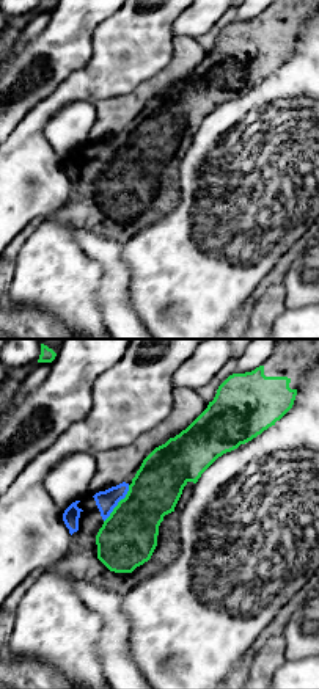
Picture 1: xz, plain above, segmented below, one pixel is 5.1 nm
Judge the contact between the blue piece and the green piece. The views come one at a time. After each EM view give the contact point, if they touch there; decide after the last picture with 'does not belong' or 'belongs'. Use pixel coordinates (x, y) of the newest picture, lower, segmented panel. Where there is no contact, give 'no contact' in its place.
(117, 504)

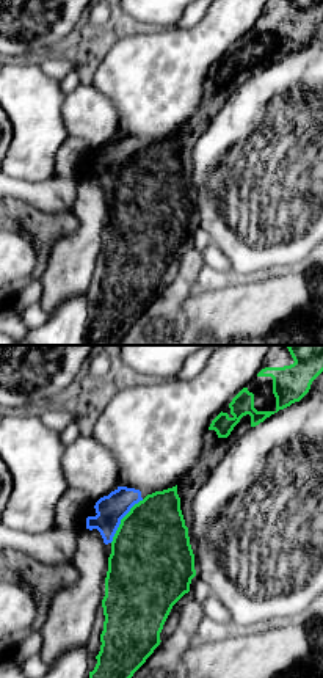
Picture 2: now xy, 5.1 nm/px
(121, 518)

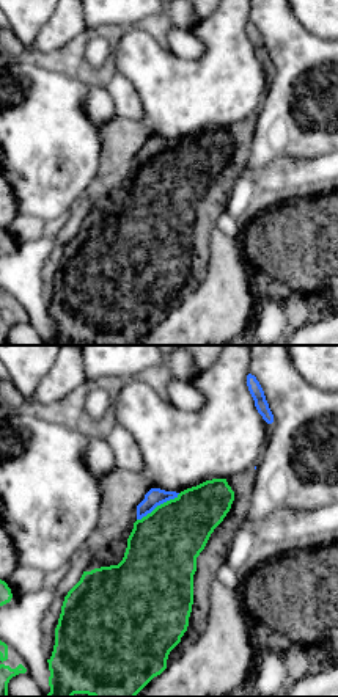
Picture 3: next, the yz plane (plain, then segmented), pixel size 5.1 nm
(157, 504)

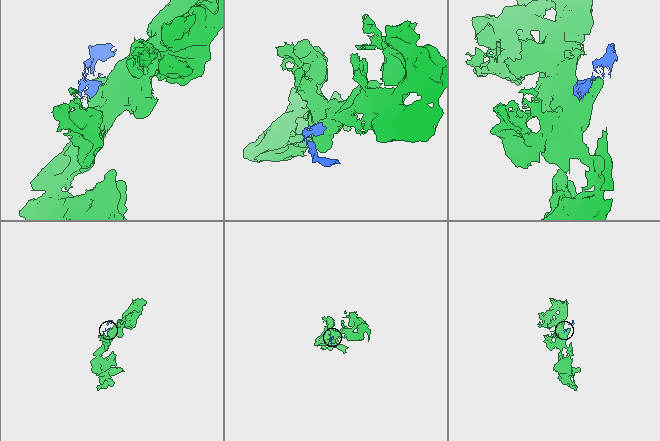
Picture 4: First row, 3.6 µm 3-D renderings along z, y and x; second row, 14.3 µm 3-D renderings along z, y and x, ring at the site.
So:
belongs

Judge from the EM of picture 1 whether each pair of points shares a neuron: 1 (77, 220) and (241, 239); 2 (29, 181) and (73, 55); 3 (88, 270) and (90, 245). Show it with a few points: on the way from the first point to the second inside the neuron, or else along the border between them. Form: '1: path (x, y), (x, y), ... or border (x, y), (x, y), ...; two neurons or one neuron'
1: border (175, 206), (164, 217), (135, 233), (123, 245); two neurons
2: border (91, 57), (36, 105); two neurons
3: border (73, 229), (73, 239), (96, 262); two neurons

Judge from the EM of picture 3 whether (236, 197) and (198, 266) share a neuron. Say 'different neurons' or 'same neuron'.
different neurons

